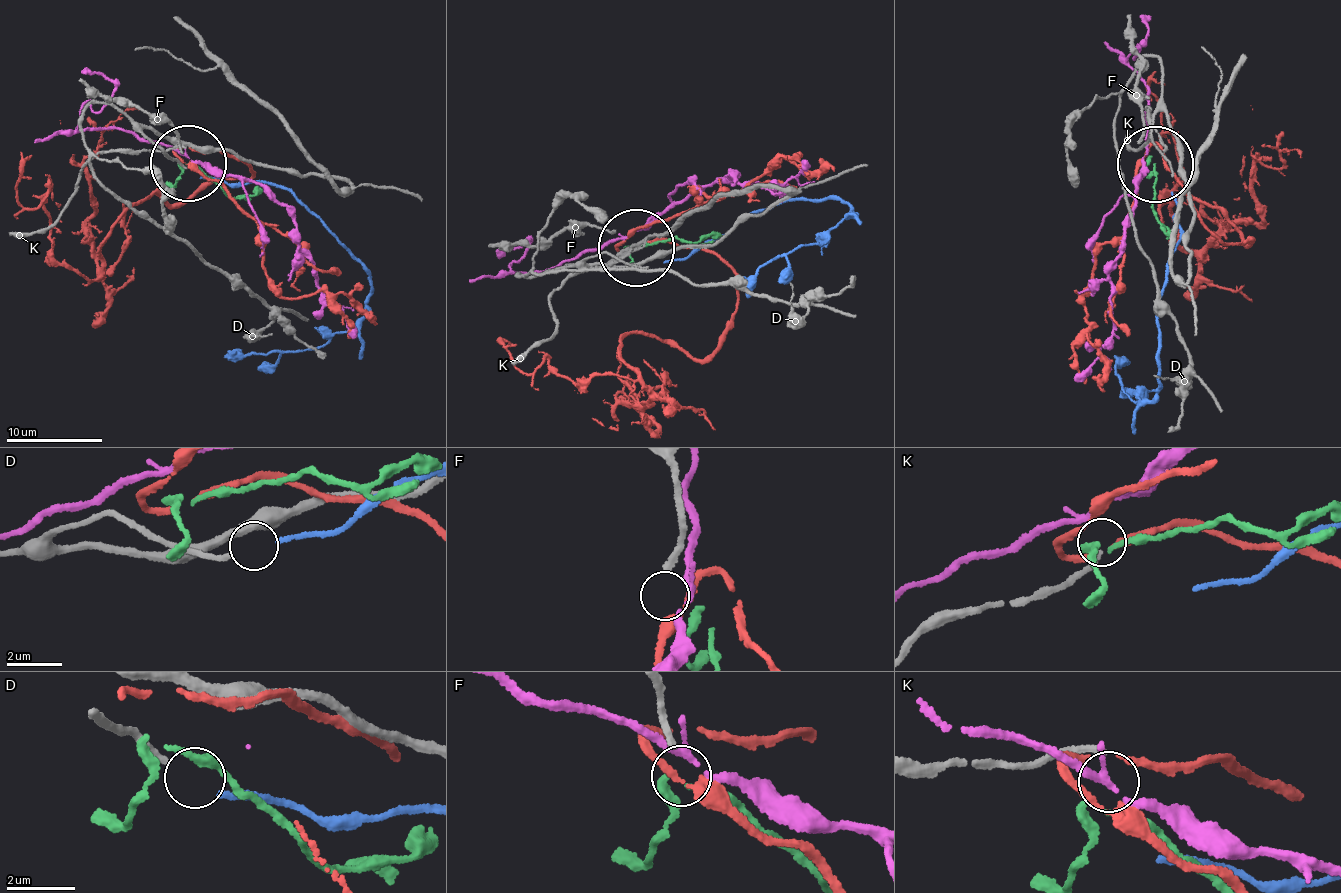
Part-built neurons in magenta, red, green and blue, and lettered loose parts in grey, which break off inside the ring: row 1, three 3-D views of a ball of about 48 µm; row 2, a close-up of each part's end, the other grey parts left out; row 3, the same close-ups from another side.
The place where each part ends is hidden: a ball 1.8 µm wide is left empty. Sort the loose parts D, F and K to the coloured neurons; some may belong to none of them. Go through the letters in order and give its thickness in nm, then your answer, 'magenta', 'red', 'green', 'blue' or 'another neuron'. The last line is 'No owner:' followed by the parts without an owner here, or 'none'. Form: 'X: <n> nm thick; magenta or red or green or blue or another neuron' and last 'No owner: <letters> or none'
D: 190 nm thick; blue
F: 200 nm thick; another neuron
K: 190 nm thick; green
No owner: F

